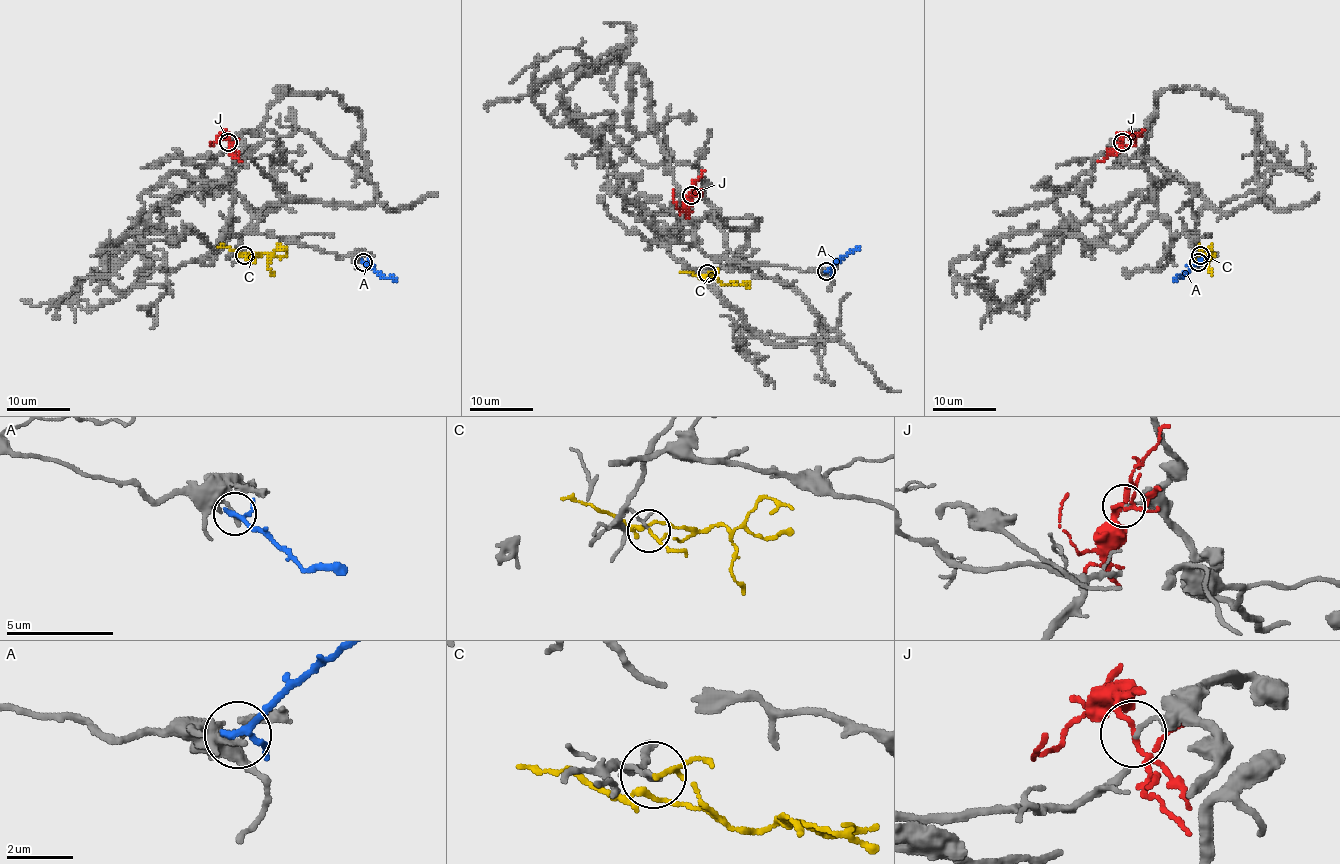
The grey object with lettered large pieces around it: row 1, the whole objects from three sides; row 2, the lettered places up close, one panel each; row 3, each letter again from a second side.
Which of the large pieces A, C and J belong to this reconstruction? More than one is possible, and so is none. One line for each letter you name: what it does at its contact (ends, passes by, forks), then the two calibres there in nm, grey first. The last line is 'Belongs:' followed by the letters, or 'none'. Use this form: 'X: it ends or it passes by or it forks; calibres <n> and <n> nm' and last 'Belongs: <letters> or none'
C: it passes by; calibres 130 and 90 nm
Belongs: C

